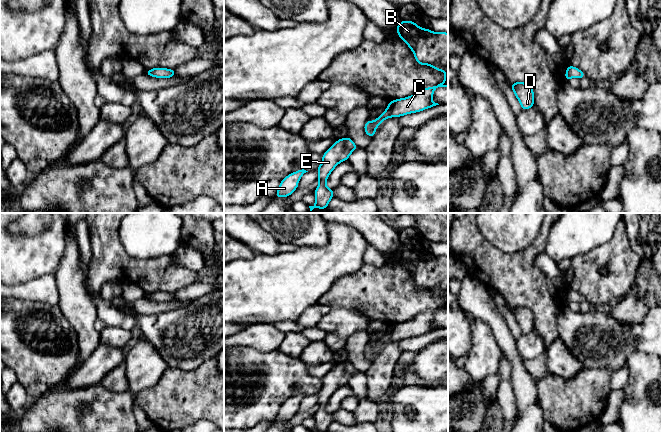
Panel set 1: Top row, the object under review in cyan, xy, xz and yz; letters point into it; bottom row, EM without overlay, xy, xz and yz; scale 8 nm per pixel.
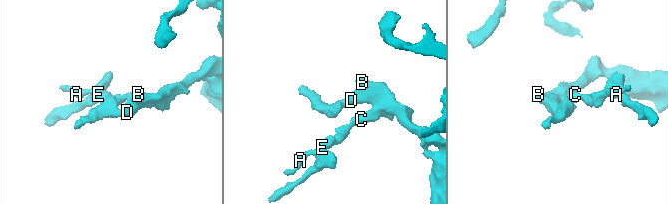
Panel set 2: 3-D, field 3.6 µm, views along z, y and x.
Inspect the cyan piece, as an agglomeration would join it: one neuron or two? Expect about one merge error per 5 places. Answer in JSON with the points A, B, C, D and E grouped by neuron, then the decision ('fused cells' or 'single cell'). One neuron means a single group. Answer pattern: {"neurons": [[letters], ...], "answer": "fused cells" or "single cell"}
{"neurons": [["A", "B", "C", "D", "E"]], "answer": "single cell"}

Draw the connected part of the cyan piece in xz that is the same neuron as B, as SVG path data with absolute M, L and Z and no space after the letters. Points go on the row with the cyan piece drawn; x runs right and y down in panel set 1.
M401 20L395 30L400 39L412 50L419 65L429 65L437 71L444 71L445 79L437 86L427 87L409 97L390 101L384 113L375 121L366 121L364 131L371 139L377 127L387 118L417 113L439 105L431 99L434 91L438 87L448 87L448 33L436 33L421 28L411 20Z

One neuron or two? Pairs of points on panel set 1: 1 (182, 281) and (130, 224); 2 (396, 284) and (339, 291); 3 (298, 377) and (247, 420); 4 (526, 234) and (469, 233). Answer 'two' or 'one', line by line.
1: two
2: one
3: one
4: two

